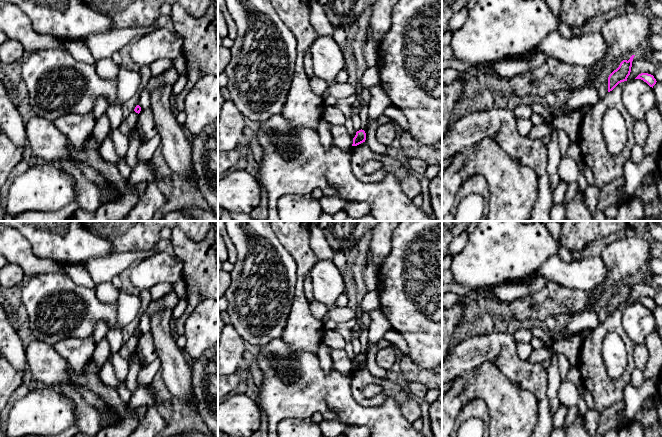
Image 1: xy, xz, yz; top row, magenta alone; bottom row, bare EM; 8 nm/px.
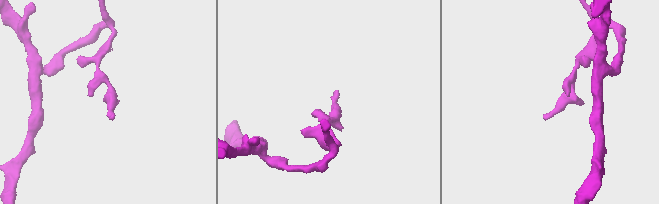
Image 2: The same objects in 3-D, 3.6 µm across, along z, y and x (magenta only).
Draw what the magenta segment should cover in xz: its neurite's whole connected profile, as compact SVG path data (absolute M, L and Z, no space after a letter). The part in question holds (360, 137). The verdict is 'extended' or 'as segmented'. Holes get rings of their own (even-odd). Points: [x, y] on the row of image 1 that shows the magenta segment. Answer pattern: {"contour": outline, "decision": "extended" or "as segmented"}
{"contour": "M359 130L356 132L355 137L353 138L353 144L352 146L357 146L366 140L366 133L364 130Z", "decision": "as segmented"}

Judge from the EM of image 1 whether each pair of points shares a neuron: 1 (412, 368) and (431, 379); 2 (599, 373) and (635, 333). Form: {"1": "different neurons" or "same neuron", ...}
{"1": "same neuron", "2": "different neurons"}

